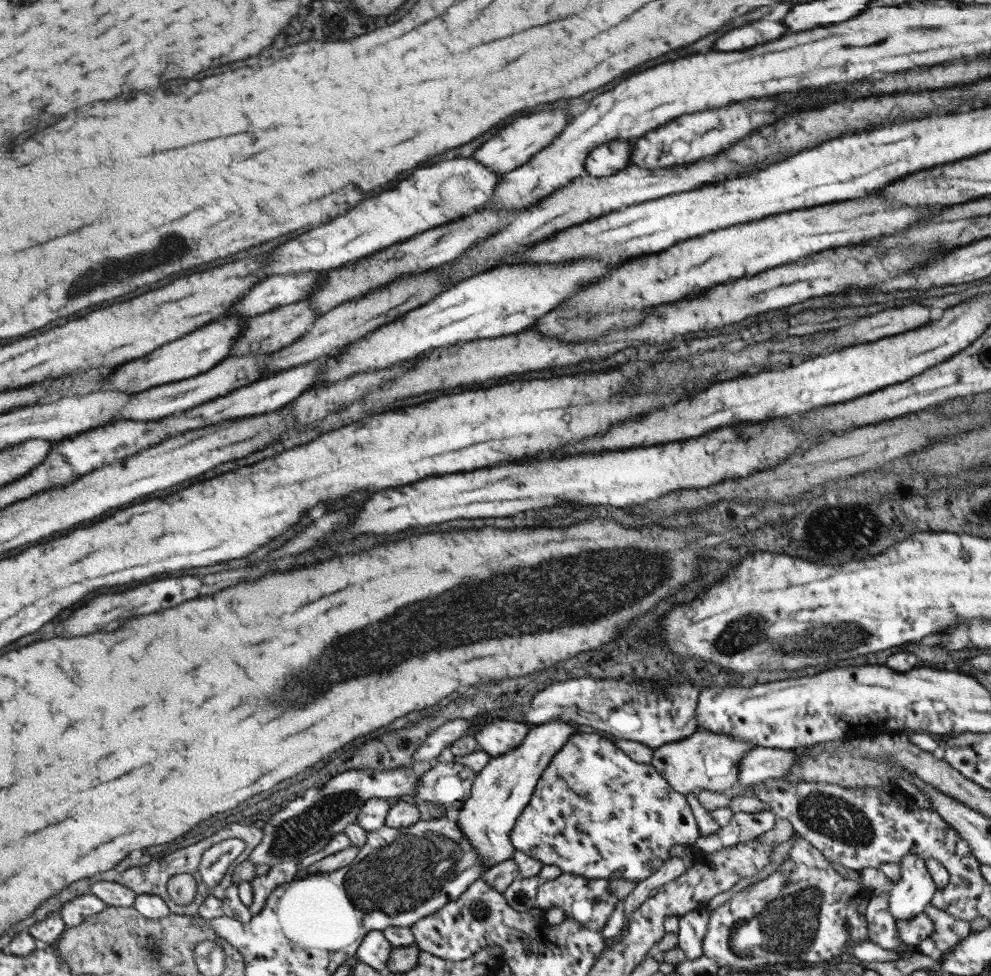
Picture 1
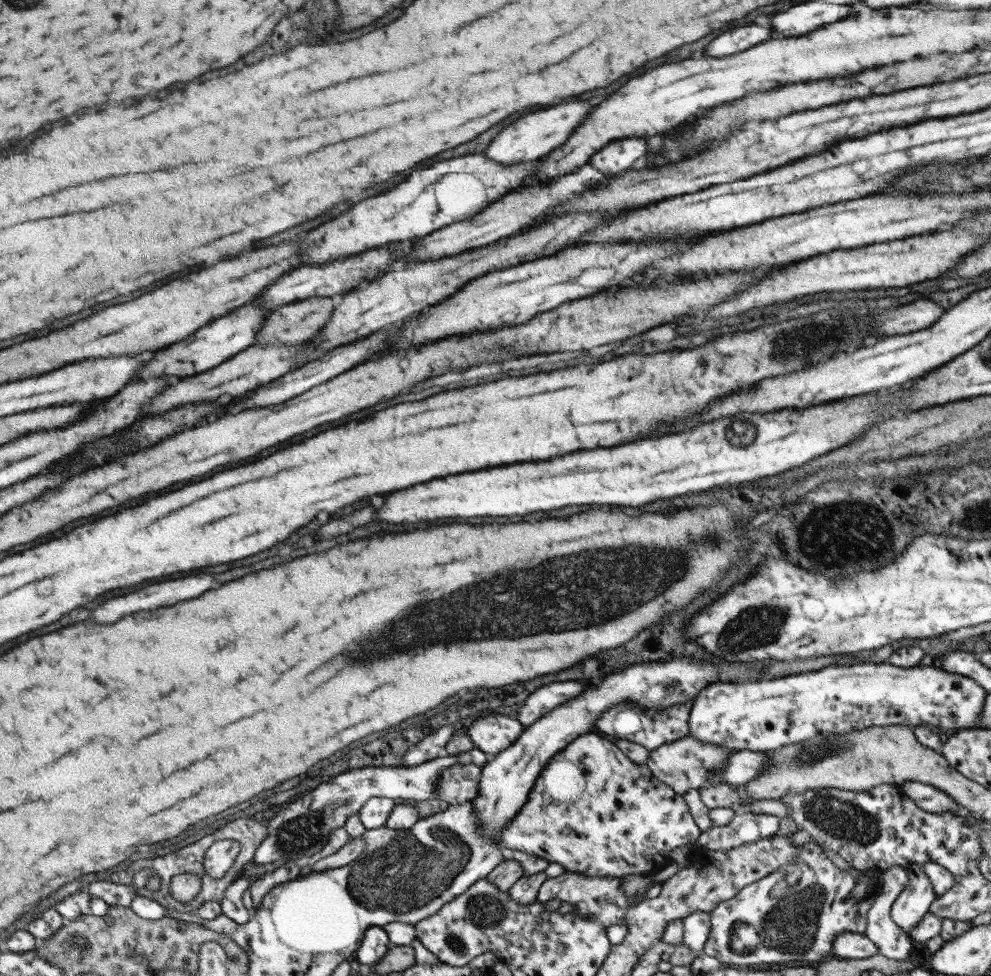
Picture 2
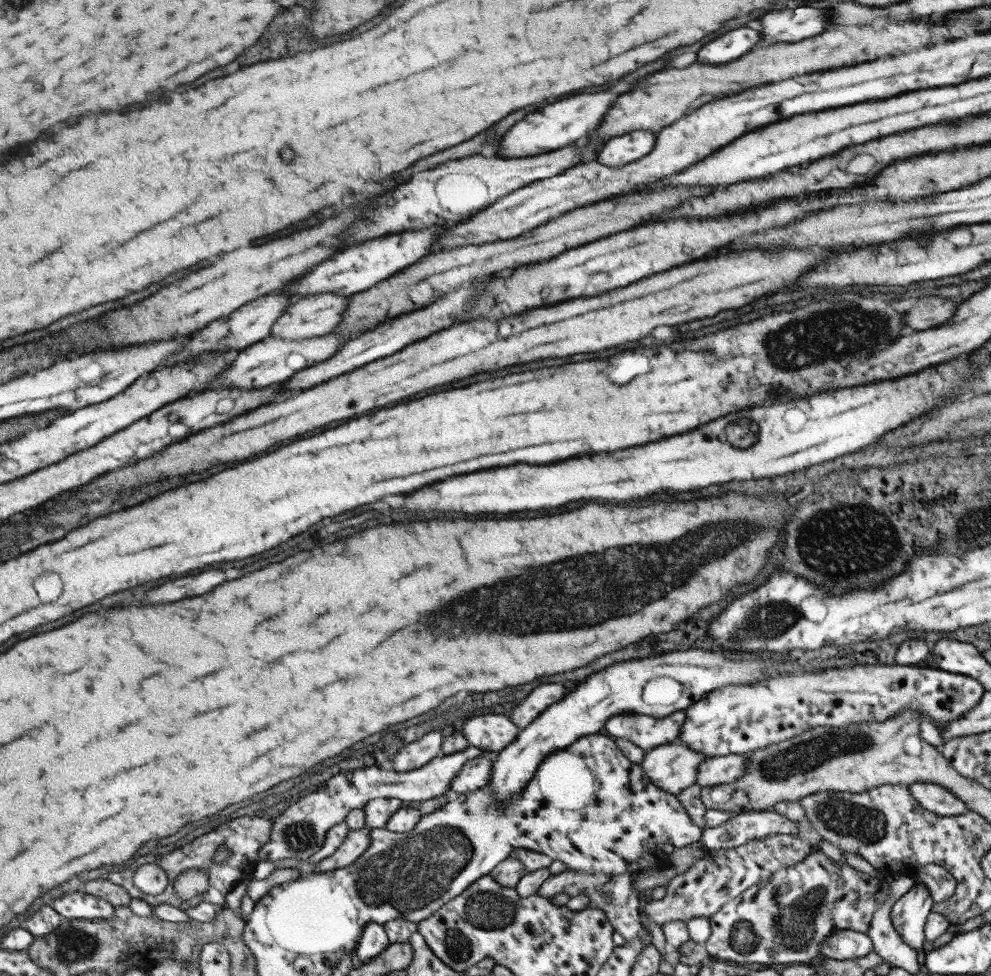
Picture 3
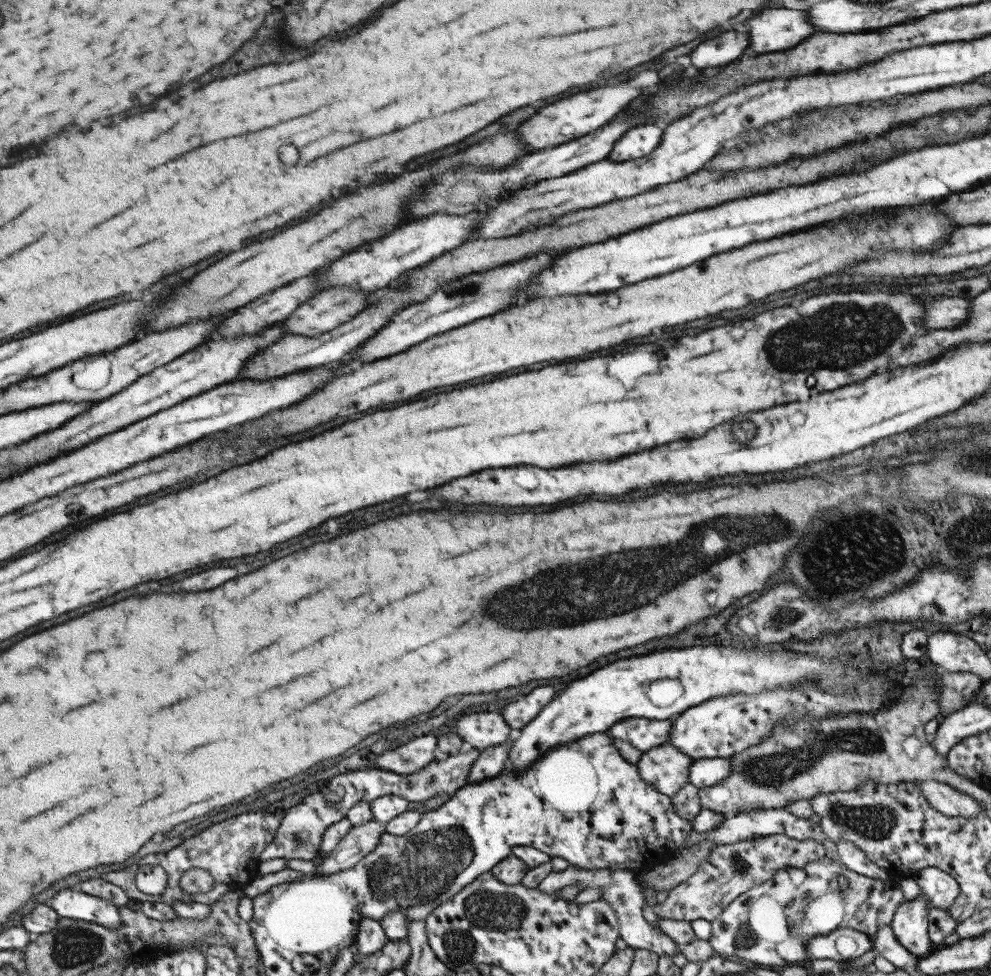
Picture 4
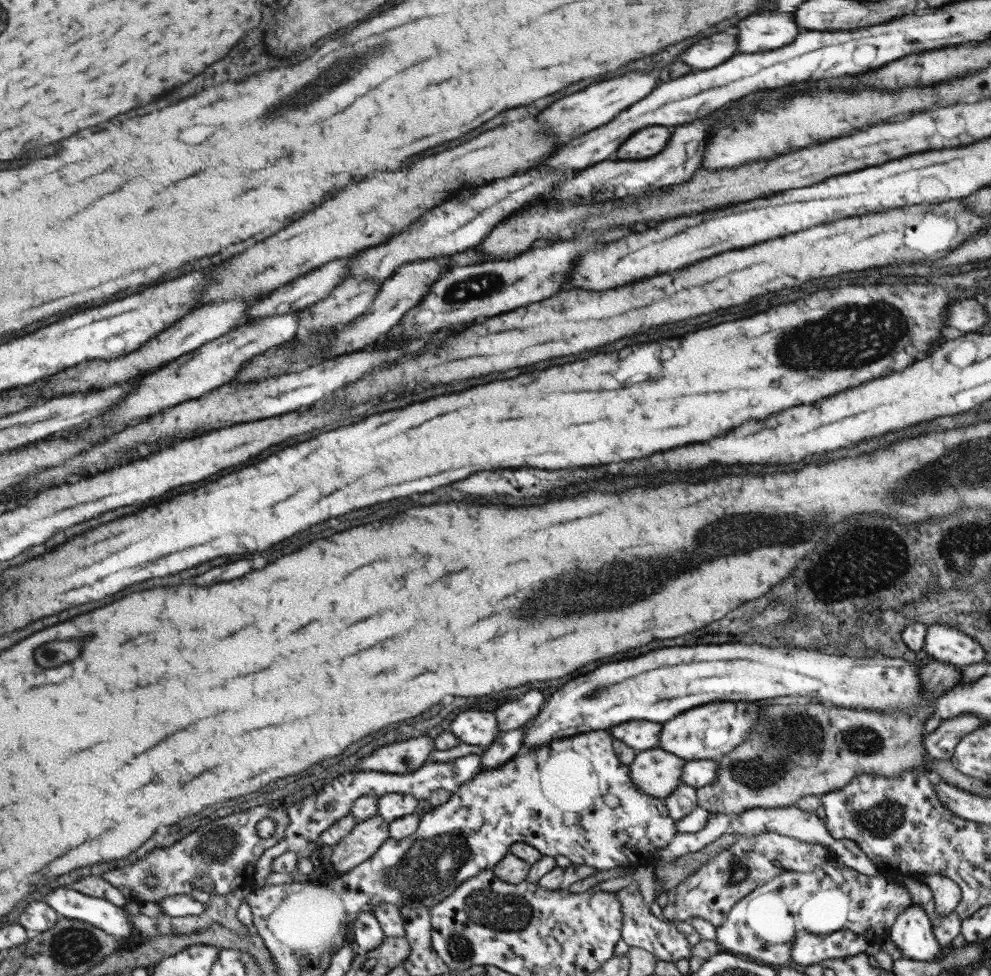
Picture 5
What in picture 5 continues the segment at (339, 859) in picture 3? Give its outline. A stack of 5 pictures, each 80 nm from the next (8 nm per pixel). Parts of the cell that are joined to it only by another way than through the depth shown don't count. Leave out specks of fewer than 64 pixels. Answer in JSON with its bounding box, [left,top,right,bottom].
[329,814,388,874]

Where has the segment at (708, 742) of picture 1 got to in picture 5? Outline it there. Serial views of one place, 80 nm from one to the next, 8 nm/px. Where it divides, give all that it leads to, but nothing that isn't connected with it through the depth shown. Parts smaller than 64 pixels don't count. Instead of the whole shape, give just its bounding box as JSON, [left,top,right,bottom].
[628,748,683,799]

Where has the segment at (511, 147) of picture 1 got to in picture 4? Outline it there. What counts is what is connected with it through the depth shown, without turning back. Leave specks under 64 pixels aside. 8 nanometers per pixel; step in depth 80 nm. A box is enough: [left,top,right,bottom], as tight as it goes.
[515,84,641,153]

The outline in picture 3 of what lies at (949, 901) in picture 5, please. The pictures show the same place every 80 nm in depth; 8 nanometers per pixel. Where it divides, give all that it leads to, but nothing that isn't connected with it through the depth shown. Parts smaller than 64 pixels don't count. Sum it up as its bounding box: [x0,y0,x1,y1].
[915,864,956,903]

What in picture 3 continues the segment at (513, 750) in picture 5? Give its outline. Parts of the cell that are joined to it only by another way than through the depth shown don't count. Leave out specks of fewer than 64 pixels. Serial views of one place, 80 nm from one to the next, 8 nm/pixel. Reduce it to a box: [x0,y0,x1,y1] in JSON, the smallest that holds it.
[445,755,493,798]

